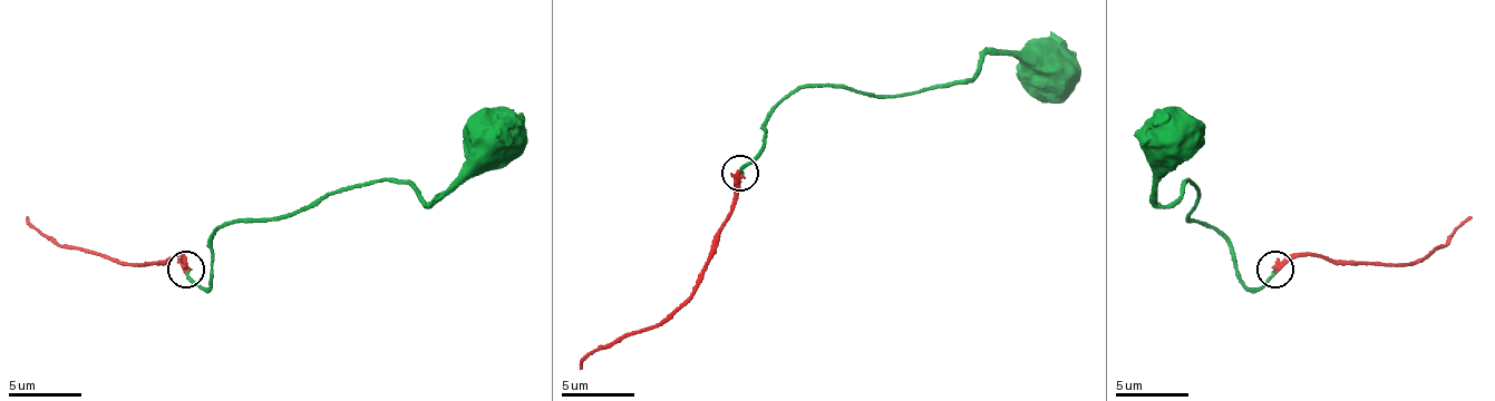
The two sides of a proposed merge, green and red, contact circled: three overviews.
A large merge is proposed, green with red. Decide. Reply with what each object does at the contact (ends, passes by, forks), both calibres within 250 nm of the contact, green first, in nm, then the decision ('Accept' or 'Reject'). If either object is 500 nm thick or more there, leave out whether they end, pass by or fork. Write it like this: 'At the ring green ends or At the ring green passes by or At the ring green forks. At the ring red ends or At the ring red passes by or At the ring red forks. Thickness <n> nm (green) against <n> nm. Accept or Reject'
At the ring green ends. At the ring red ends. Thickness 280 nm (green) against 340 nm. Accept

